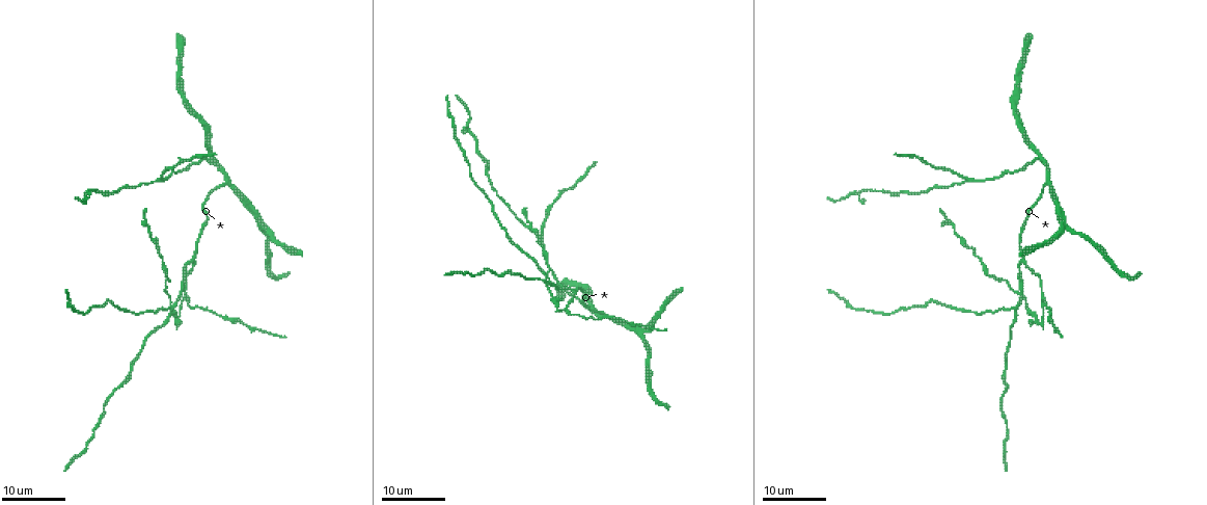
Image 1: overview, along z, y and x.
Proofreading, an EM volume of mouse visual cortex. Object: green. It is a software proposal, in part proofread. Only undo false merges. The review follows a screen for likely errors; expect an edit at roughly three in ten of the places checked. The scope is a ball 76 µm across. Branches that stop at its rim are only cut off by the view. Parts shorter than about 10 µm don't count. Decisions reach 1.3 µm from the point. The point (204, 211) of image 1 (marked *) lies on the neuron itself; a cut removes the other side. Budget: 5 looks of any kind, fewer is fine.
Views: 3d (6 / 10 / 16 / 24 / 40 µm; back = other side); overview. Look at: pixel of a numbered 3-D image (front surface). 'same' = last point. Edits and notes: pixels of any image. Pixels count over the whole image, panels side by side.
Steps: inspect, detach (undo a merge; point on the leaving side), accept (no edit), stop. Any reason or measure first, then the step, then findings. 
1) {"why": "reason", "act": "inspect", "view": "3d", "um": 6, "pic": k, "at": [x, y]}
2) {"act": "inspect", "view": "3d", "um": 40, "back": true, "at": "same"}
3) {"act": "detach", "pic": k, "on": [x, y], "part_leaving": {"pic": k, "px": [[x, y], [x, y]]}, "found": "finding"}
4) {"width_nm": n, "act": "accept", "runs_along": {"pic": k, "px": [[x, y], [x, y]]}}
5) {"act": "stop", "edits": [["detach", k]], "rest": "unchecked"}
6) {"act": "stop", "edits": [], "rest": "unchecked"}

{"why": "three arms meet", "act": "inspect", "view": "3d", "um": 16, "pic": 1, "at": [966, 180]}

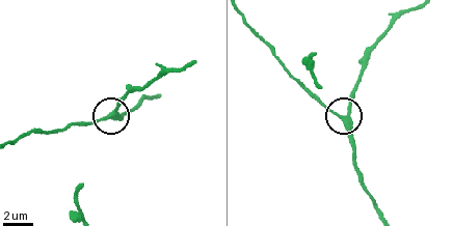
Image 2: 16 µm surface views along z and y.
{"why": "closer look", "act": "inspect", "view": "3d", "um": 10, "pic": 2, "at": [345, 117]}

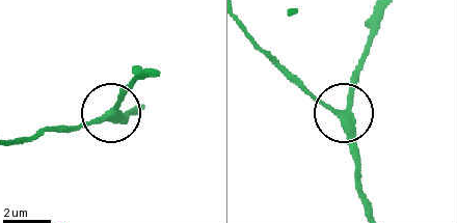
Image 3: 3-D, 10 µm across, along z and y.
{"arms": 3, "act": "accept", "found": "continuous, no second neuron"}

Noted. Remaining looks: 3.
{"why": "three-way junction", "act": "inspect", "view": "3d", "um": 16, "pic": 1, "at": [1041, 322]}

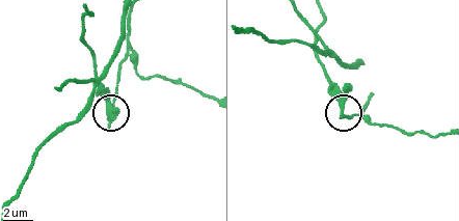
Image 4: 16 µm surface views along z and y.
{"why": "closer look", "act": "inspect", "view": "3d", "um": 10, "at": "same"}

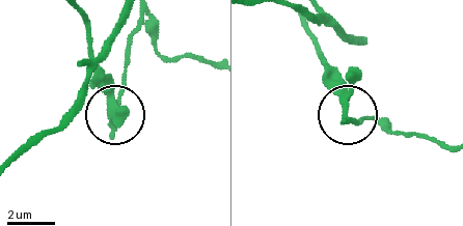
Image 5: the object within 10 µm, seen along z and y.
{"act": "detach", "pic": 5, "on": [352, 88], "part_leaving": {"pic": 5, "px": [[345, 120], [343, 86], [321, 62], [308, 27]]}, "found": "a second neuron is stuck on"}

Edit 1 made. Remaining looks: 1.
{"act": "stop", "edits": [["detach", 5]], "rest": "unchecked"}

